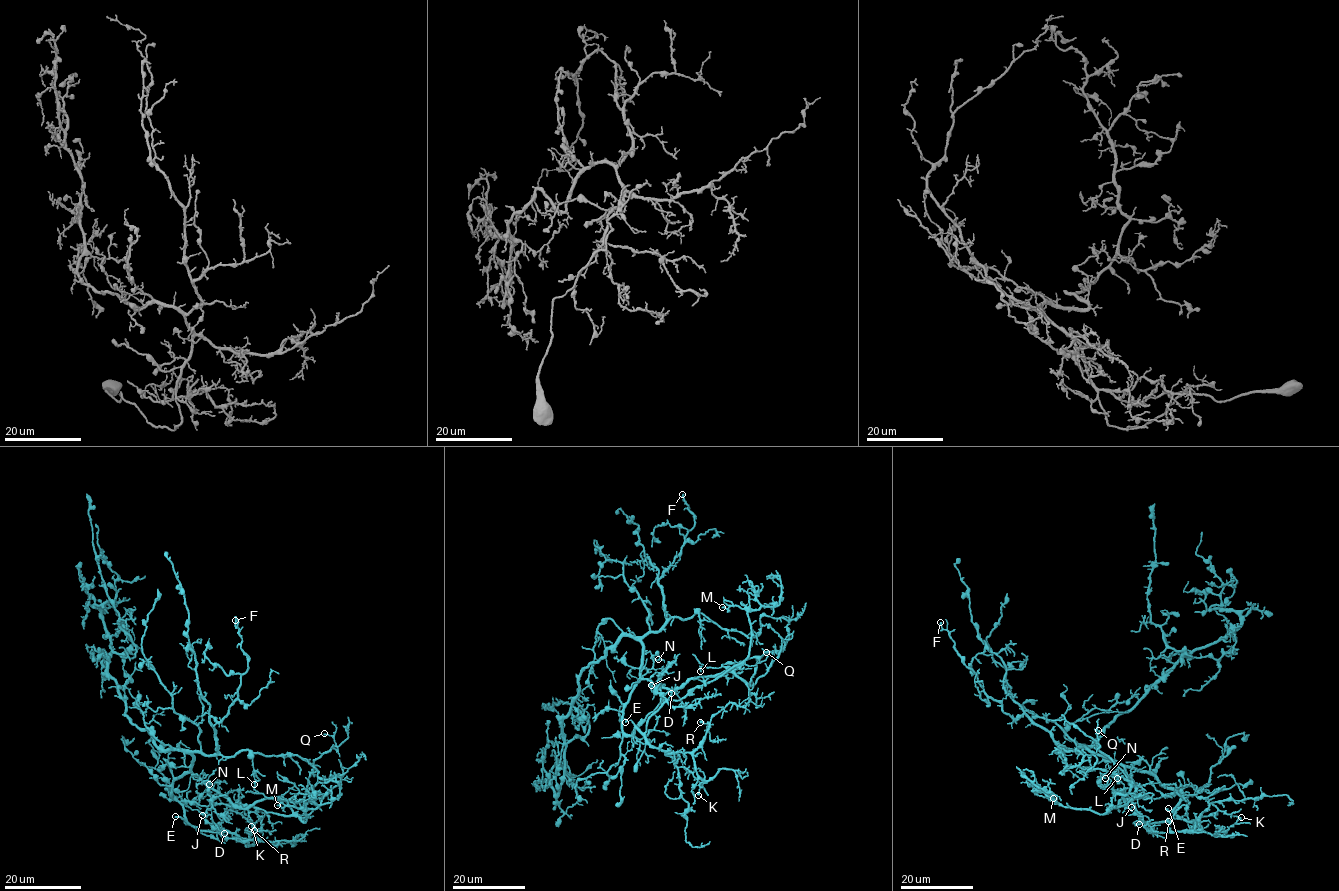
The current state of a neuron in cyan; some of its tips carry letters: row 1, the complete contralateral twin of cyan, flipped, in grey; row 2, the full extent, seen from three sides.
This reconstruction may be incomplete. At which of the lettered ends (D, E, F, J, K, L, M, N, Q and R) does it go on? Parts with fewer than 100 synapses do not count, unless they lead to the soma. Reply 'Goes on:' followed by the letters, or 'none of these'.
Goes on: E

